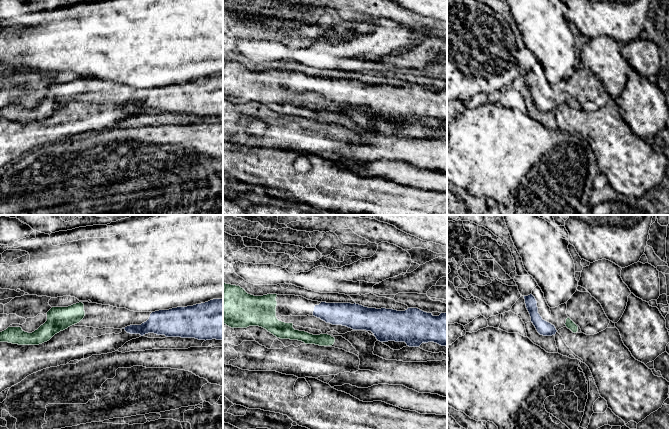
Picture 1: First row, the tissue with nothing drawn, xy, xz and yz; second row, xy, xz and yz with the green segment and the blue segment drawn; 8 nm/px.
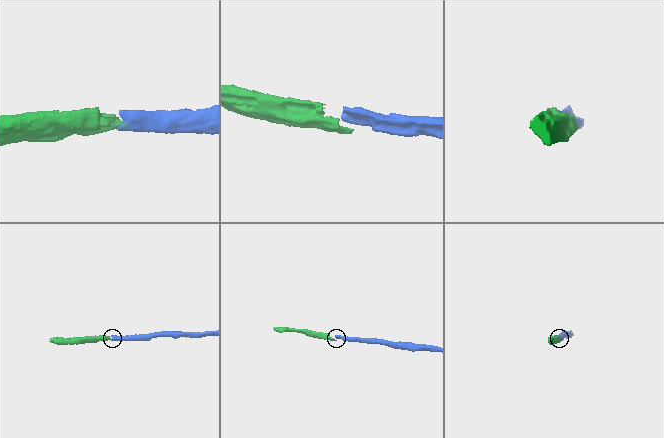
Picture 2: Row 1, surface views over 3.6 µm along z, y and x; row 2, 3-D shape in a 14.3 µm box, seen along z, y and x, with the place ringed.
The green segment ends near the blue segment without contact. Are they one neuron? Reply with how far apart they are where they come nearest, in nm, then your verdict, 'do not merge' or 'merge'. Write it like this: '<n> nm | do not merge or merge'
90 nm | merge

